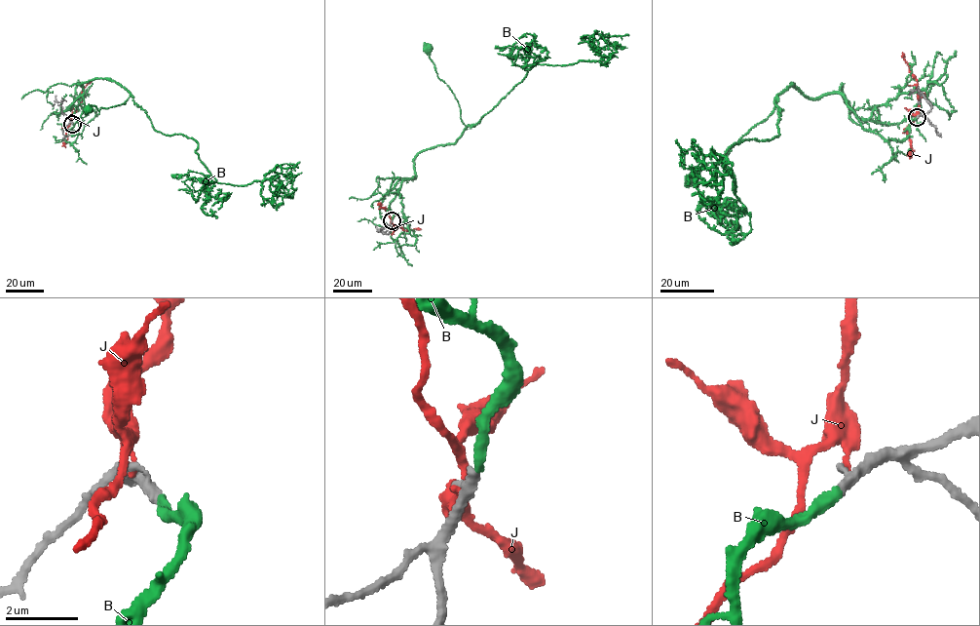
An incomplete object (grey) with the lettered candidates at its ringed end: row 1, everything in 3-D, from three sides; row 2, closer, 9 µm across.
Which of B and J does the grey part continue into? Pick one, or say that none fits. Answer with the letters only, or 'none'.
B

